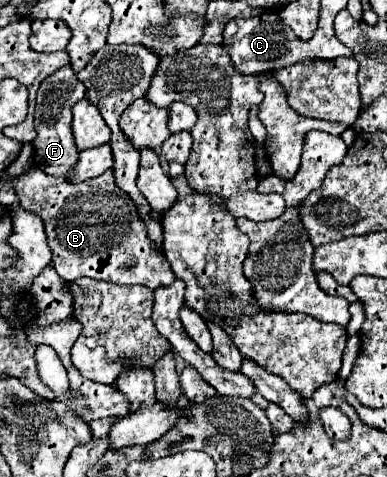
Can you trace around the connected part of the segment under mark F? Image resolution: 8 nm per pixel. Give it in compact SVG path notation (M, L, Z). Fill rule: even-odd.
M67 64L65 68L59 68L53 72L53 76L45 78L37 92L37 104L35 104L35 130L37 138L33 140L33 162L39 166L45 174L51 176L63 176L69 178L73 164L77 162L79 150L75 146L73 134L71 134L71 108L75 102L85 98L85 86L77 80L75 72Z

